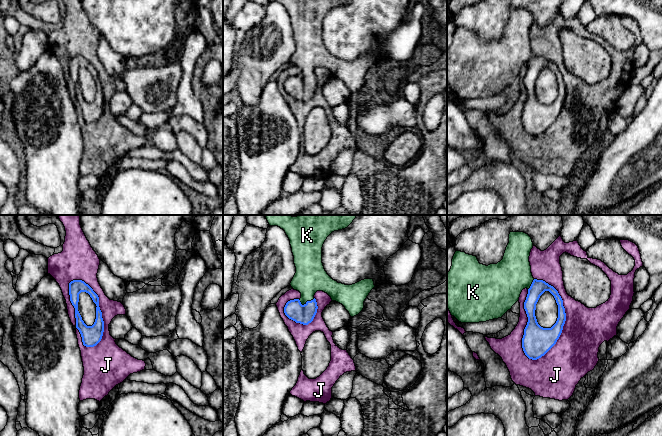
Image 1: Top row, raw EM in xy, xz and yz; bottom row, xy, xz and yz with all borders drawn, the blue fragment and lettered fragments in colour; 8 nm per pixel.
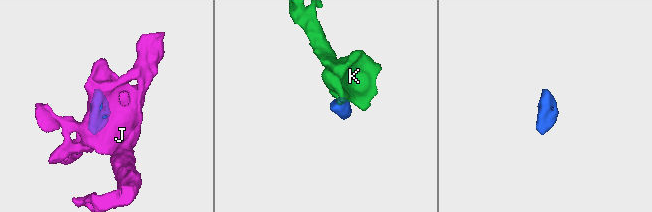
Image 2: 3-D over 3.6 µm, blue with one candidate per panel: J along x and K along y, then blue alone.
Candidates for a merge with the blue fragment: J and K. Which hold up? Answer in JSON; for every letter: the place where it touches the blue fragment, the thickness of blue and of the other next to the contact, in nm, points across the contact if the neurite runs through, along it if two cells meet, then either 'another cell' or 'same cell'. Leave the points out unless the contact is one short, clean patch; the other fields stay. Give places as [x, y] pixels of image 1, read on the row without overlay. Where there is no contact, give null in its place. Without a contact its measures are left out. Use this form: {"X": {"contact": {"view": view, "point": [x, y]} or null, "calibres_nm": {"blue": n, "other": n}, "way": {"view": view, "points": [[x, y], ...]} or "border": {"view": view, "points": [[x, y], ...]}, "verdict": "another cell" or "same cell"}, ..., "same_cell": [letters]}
{"J": {"contact": {"view": "yz", "point": [565, 93]}, "calibres_nm": {"blue": 190, "other": 340}, "verdict": "another cell"}, "K": {"contact": {"view": "xz", "point": [306, 78]}, "calibres_nm": {"blue": 160, "other": 260}, "way": {"view": "xz", "points": [[304, 90], [306, 78], [307, 56], [310, 53]]}, "verdict": "same cell"}, "same_cell": ["K"]}

